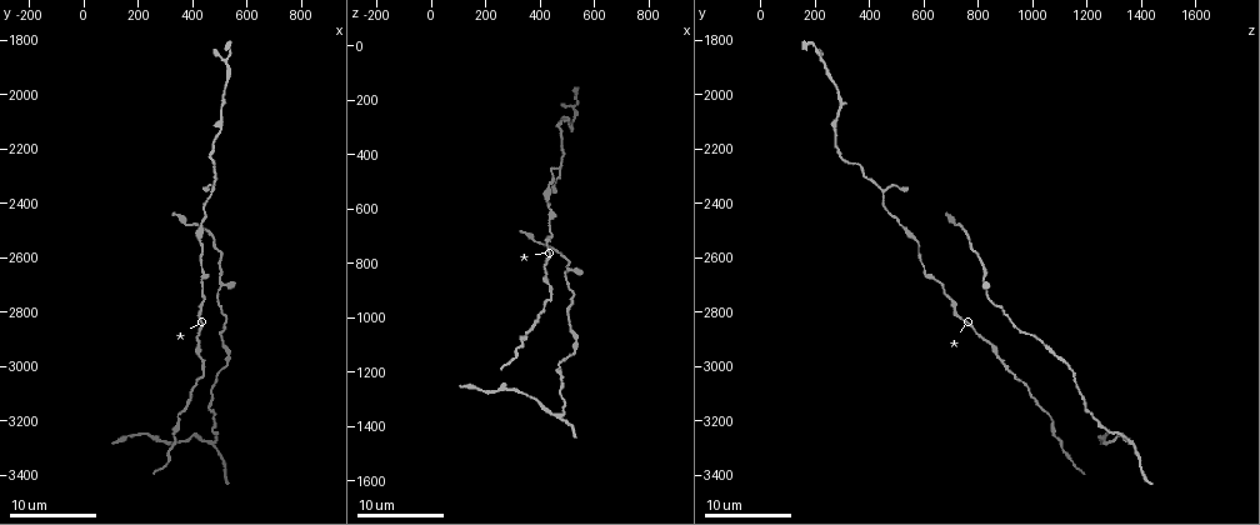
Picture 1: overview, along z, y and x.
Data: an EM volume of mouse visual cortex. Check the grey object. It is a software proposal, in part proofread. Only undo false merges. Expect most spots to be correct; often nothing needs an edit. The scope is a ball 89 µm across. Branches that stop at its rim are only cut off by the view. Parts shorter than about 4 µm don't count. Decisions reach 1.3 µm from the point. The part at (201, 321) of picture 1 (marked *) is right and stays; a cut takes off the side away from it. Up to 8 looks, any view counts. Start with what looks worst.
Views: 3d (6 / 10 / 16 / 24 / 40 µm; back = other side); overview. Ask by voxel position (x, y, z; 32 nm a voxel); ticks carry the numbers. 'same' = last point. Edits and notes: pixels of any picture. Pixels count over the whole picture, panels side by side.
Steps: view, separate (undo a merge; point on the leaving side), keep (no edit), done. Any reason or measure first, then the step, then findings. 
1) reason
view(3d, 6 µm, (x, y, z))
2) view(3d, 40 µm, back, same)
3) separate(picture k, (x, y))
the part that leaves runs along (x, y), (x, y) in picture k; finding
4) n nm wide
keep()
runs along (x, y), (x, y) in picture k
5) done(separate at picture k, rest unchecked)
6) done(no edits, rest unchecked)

two arms in line, one across
view(3d, 10 µm, (460, 3280, 1370))

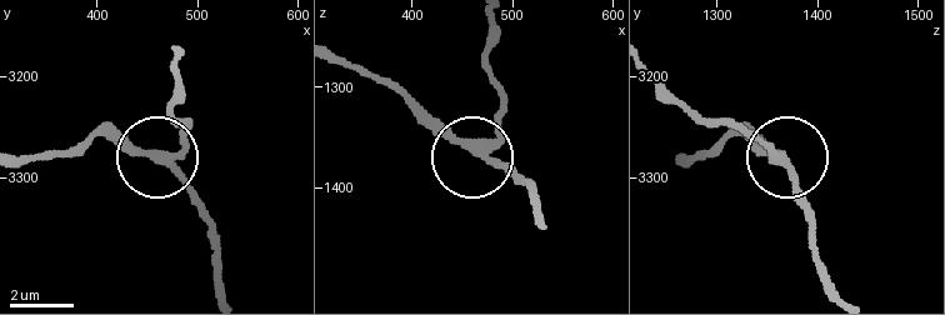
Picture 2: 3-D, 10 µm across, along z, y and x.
view(3d, 6 µm, (464, 3278, 1364))

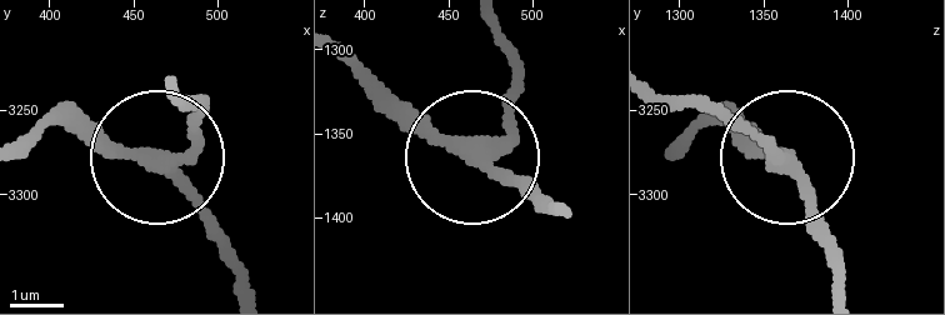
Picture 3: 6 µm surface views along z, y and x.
3 arms
keep()
all the same neuron

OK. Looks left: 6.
two arms in line, one across
view(3d, 10 µm, (510, 2710, 830))

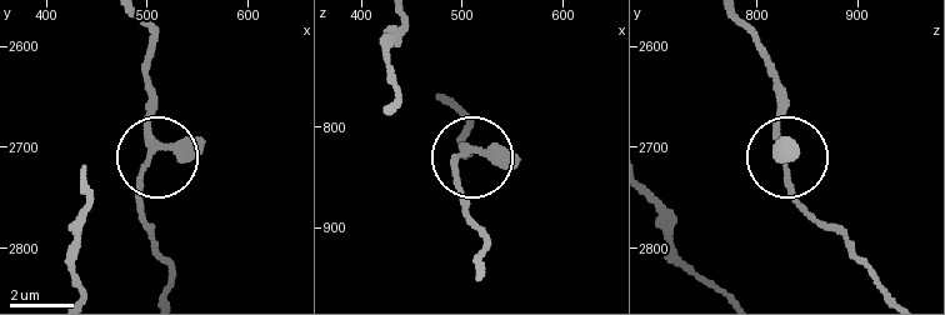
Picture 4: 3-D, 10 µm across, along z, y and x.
210 nm wide
keep()
continuous, no second neuron

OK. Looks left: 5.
sudden change in width
view(3d, 6 µm, (530, 1880, 240))

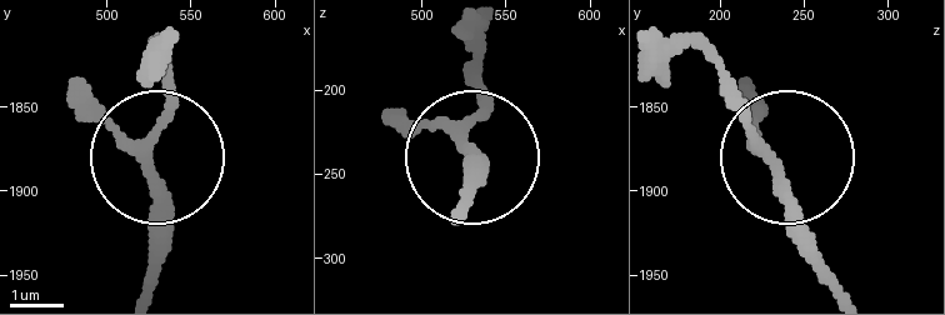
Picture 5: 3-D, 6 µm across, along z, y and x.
keep()
runs along (840, 285), (745, 96), (701, 48) in picture 5; continuous, no second neuron

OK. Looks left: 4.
calibre changes
view(3d, 10 µm, (440, 2690, 660))

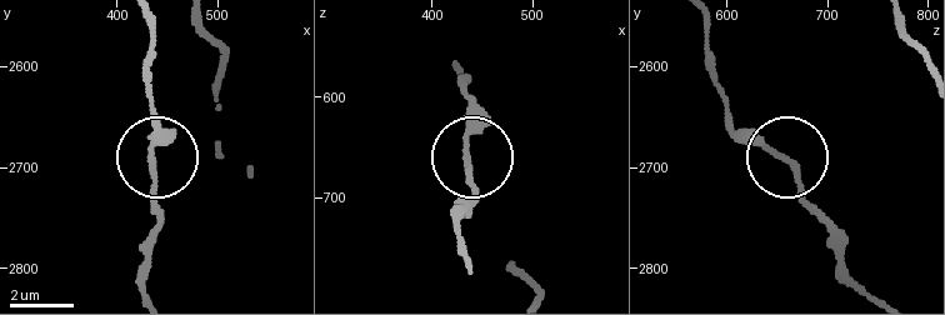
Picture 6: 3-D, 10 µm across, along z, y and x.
keep()
runs along (464, 258), (456, 228), (473, 195), (464, 139), (473, 99) in picture 6; one neuron here

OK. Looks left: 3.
done(no edits, rest unchecked)

